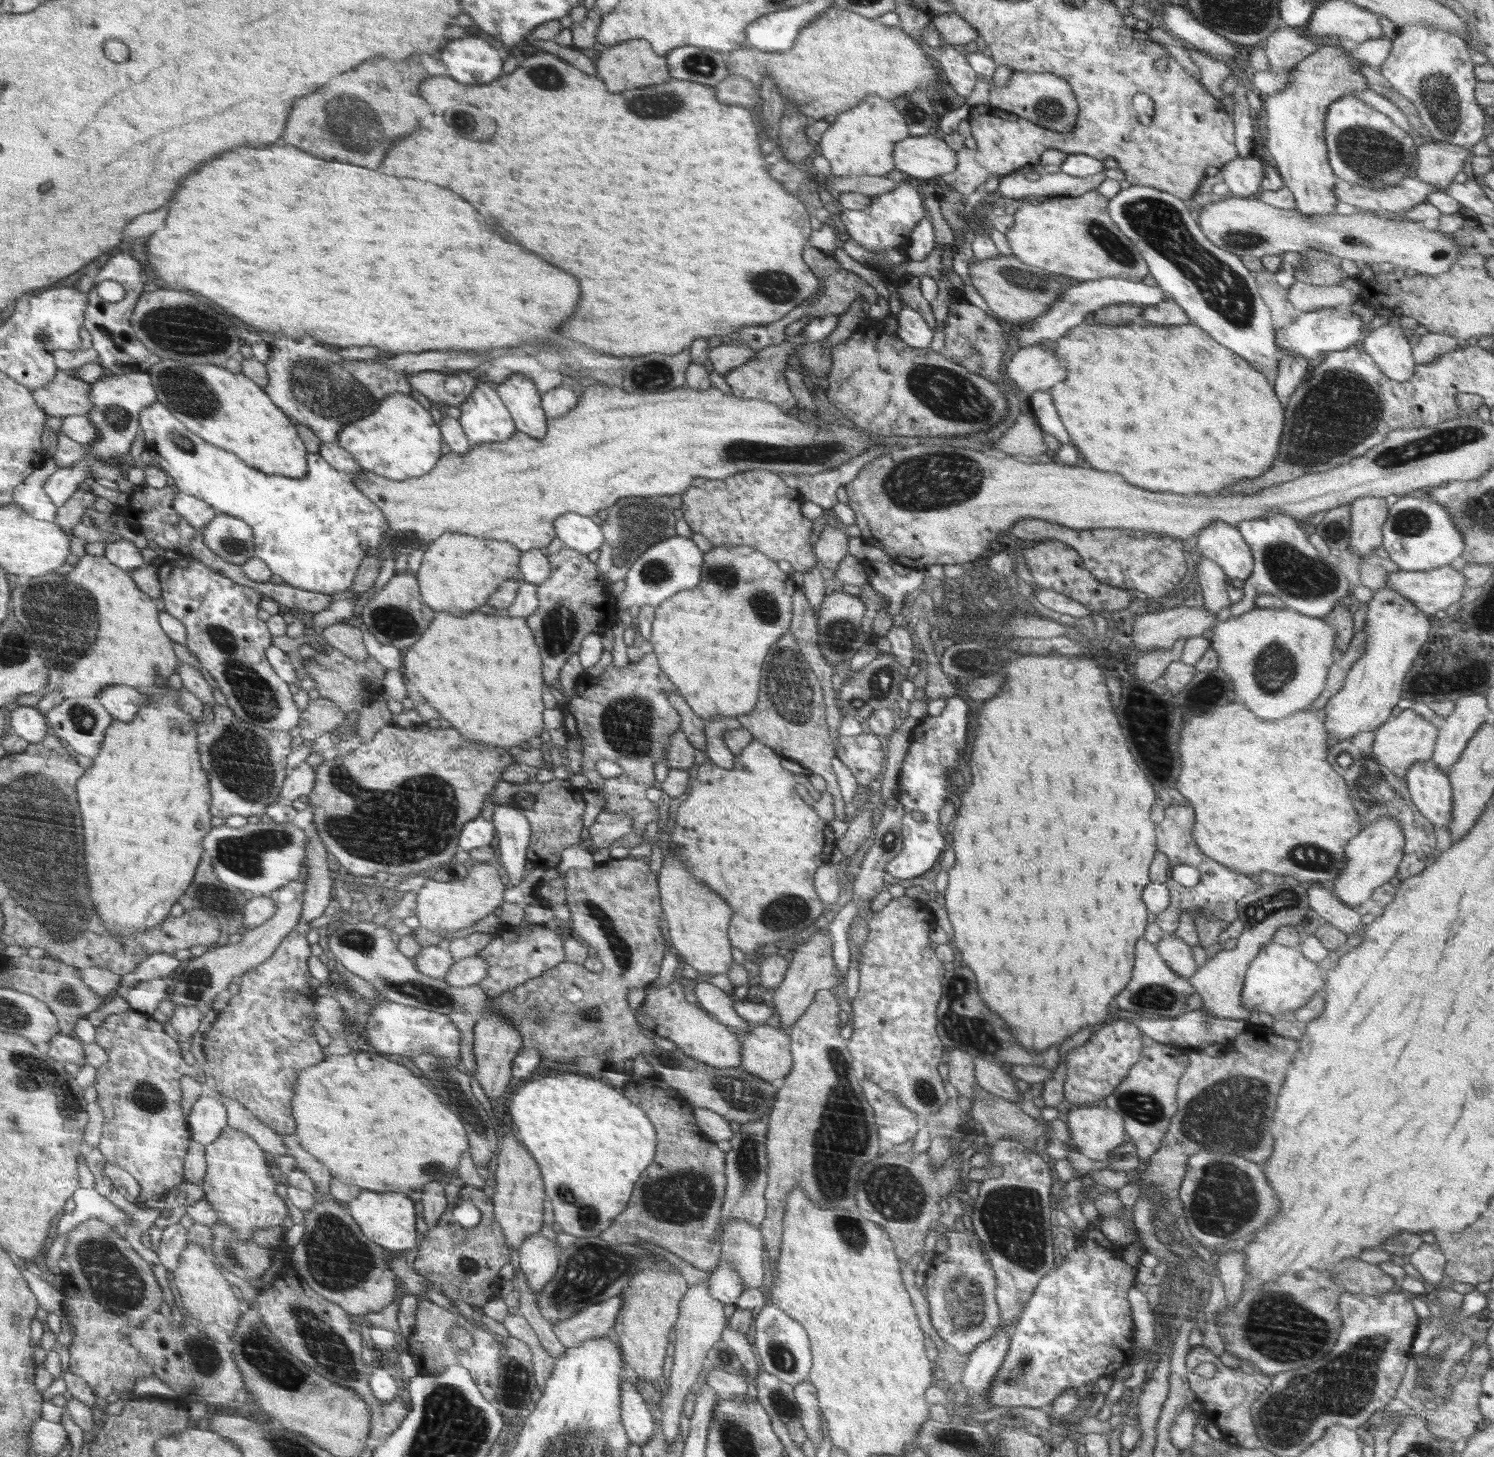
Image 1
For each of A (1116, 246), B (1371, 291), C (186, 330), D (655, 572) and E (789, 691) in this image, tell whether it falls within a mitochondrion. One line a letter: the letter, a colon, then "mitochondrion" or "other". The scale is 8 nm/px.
A: mitochondrion
B: other
C: mitochondrion
D: mitochondrion
E: mitochondrion

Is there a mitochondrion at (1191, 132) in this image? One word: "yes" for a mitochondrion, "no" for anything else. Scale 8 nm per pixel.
no

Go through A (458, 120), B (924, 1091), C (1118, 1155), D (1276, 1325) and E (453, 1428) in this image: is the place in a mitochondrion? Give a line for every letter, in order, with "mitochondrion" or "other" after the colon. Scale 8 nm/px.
A: other
B: mitochondrion
C: other
D: mitochondrion
E: mitochondrion

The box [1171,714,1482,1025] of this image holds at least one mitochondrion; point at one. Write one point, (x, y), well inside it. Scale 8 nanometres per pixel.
(1374, 793)

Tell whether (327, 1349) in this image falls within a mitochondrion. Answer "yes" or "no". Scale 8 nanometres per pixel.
yes

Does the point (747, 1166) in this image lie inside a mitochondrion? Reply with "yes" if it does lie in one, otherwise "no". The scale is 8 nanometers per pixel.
yes

